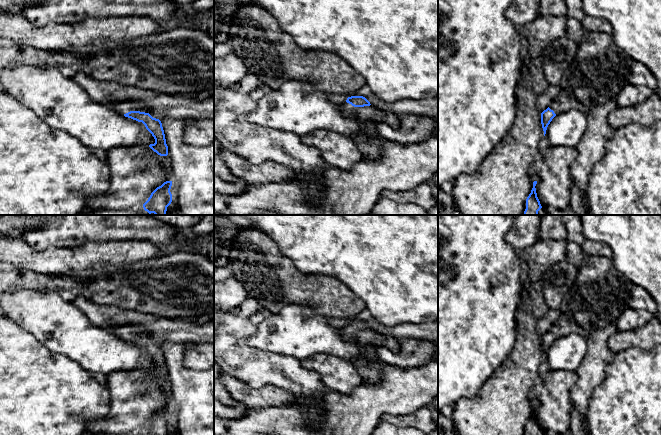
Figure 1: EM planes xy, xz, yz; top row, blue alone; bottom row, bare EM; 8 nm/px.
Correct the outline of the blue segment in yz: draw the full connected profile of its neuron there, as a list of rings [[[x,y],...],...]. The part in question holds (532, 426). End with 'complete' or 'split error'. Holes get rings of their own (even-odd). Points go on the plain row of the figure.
[[[534,405],[531,417],[526,423],[525,435],[539,435],[542,432],[540,425],[537,421],[536,412],[535,412],[536,408],[537,408],[537,405]]]; complete

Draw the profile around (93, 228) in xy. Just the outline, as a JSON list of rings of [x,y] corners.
[[[0,215],[0,233],[23,240],[35,250],[44,250],[51,246],[76,247],[88,241],[138,240],[169,244],[186,232],[144,215]]]

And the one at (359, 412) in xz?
[[[438,352],[432,361],[420,368],[402,371],[388,366],[376,384],[362,383],[345,394],[328,390],[320,402],[321,406],[309,407],[306,417],[301,407],[296,405],[250,408],[237,420],[214,416],[214,435],[371,435],[385,416],[411,414],[432,403],[436,396],[438,396]]]

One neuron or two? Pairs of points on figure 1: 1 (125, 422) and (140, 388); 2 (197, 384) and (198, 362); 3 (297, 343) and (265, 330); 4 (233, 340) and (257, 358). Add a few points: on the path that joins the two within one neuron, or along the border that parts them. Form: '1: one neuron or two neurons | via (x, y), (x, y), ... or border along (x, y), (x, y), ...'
1: one neuron | via (127, 414), (131, 409), (135, 396)
2: two neurons | border along (185, 349), (184, 364), (192, 369), (203, 370)
3: one neuron | via (289, 335), (272, 335)
4: one neuron | via (239, 346), (251, 358)

